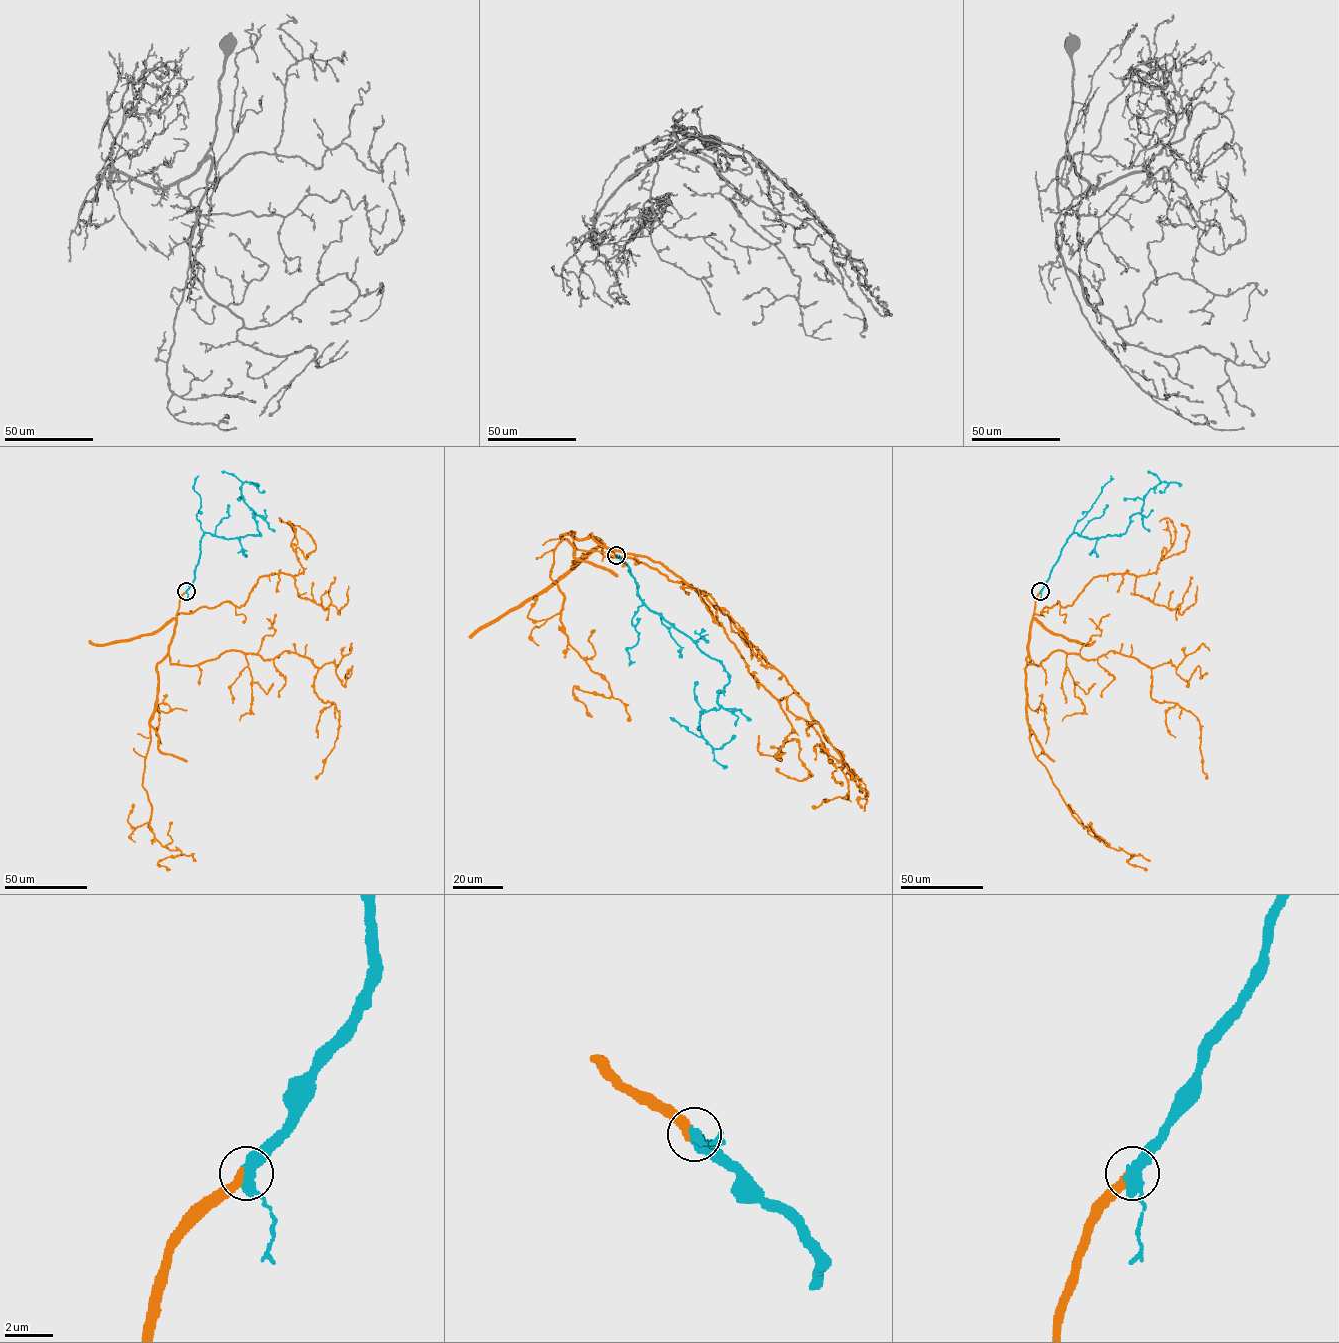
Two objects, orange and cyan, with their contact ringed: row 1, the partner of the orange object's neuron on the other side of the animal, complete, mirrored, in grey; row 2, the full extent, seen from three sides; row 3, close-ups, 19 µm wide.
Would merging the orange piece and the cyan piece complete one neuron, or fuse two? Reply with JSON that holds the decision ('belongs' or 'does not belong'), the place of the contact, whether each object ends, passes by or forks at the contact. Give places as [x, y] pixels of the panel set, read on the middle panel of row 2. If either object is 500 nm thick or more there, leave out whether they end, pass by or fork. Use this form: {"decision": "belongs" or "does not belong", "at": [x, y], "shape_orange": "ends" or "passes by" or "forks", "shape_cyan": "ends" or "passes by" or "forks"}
{"decision": "belongs", "at": [616, 555], "shape_orange": "ends", "shape_cyan": "passes by"}

